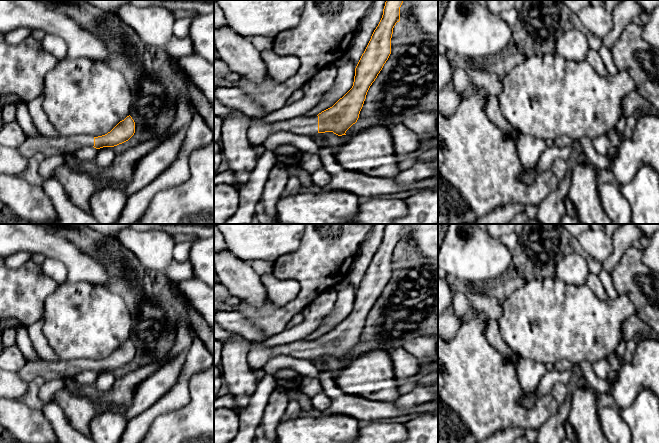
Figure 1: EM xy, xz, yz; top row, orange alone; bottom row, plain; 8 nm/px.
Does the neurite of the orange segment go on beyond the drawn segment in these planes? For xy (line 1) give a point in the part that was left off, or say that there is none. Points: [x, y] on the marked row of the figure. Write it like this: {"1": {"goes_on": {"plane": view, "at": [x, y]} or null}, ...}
{"1": {"goes_on": {"plane": "xy", "at": [59, 145]}}}

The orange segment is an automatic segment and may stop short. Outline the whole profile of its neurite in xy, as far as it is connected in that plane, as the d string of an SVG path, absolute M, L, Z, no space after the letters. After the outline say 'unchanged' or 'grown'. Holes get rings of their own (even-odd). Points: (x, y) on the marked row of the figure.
M129 115L120 121L105 135L93 137L90 135L58 136L47 138L43 136L27 136L16 150L26 158L41 153L45 157L74 152L84 146L96 149L114 147L128 141L135 133L135 122Z | grown

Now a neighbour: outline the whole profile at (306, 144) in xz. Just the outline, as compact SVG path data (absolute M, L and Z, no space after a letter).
M278 131L271 134L263 144L266 150L274 152L282 144L292 144L302 153L318 154L320 145L308 135L298 135L291 132Z

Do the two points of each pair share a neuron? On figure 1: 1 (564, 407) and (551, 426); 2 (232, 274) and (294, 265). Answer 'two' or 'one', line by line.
1: one
2: two

